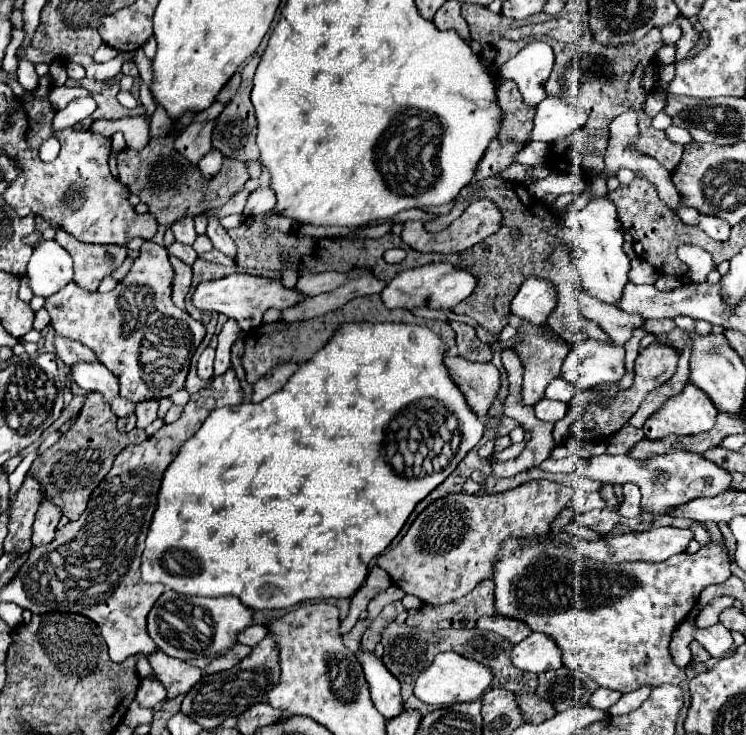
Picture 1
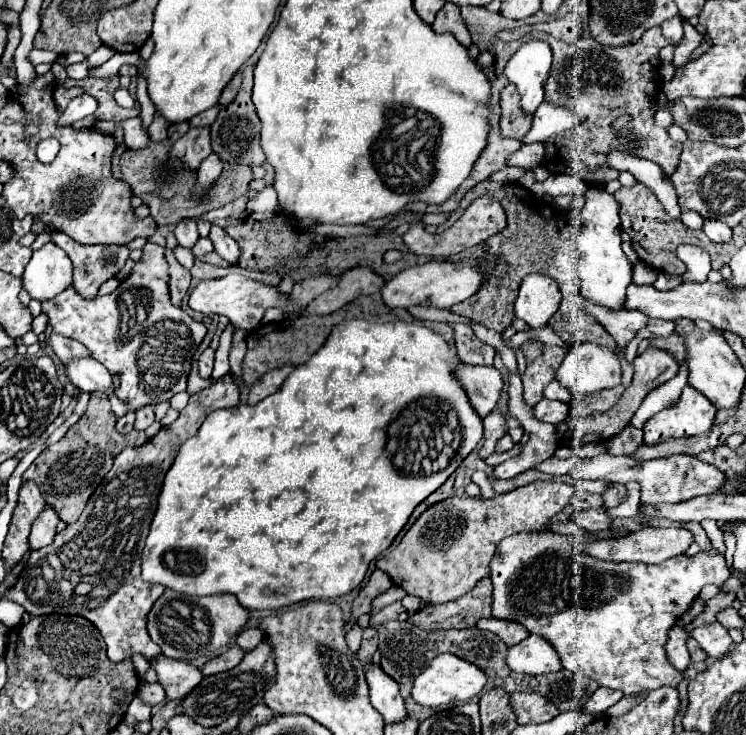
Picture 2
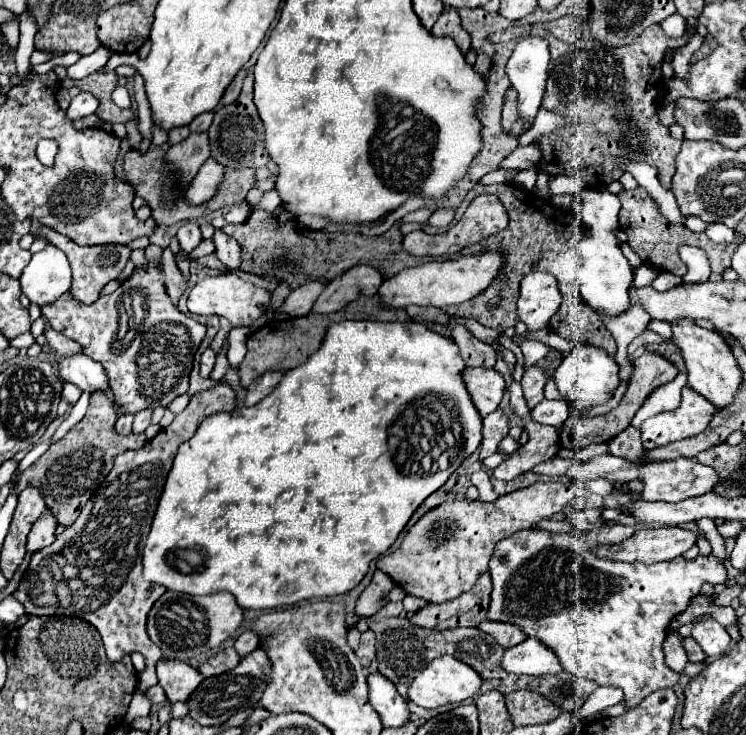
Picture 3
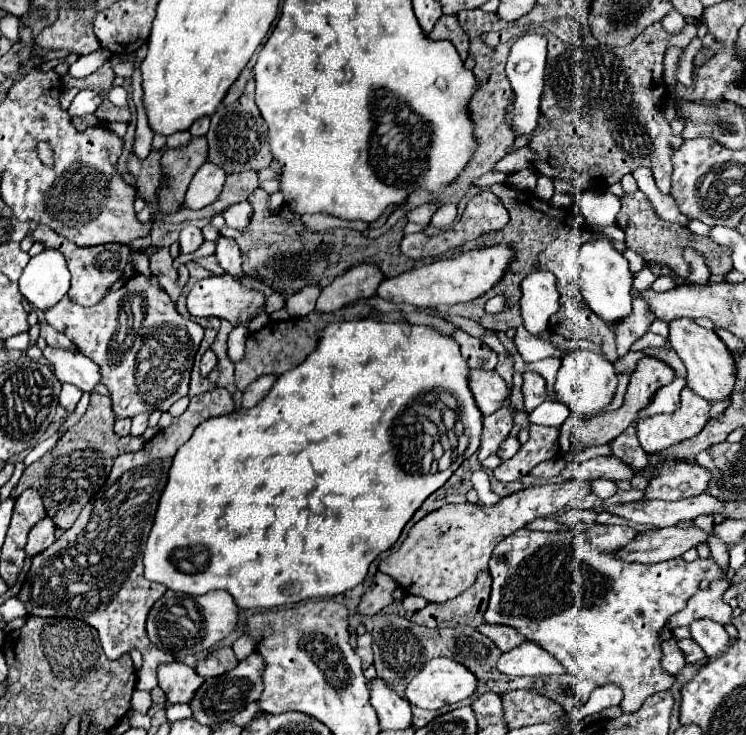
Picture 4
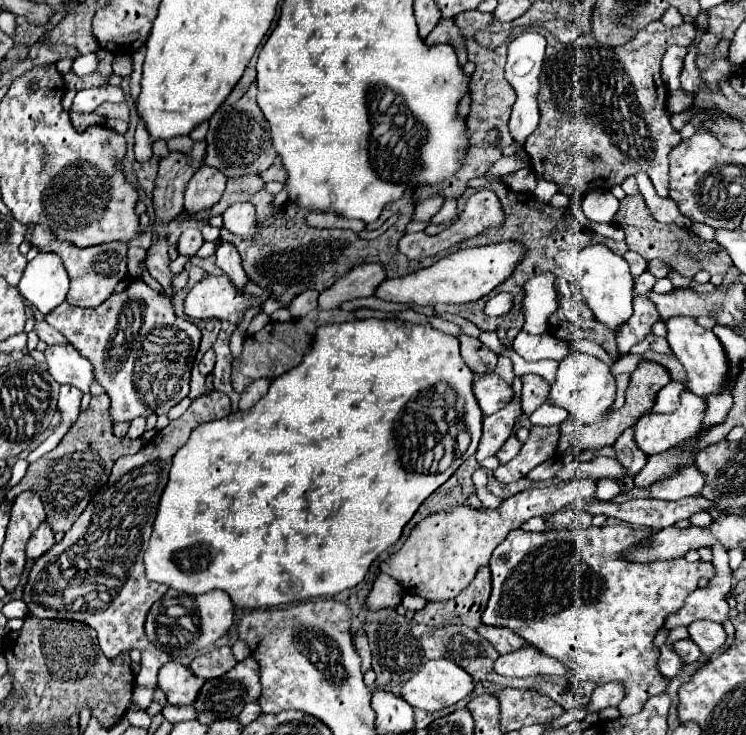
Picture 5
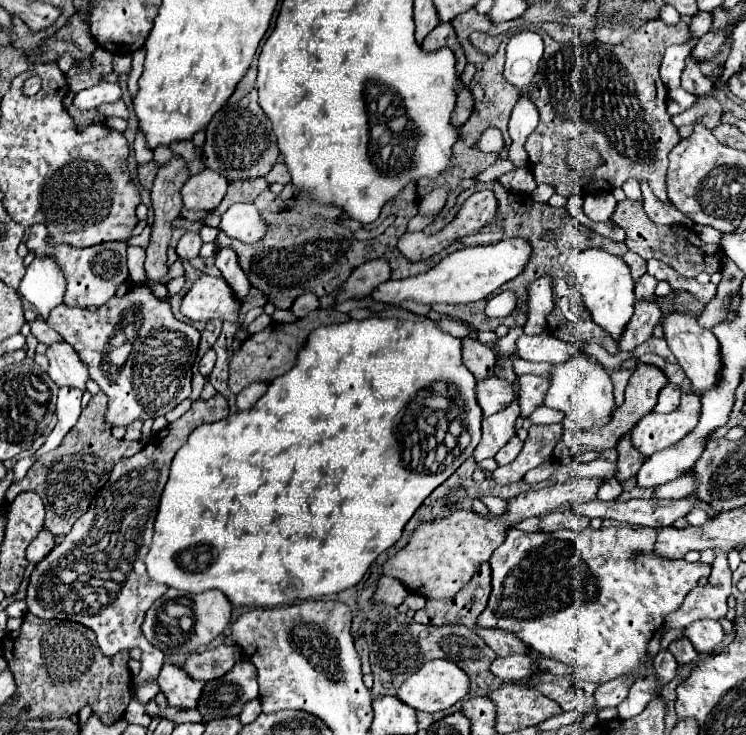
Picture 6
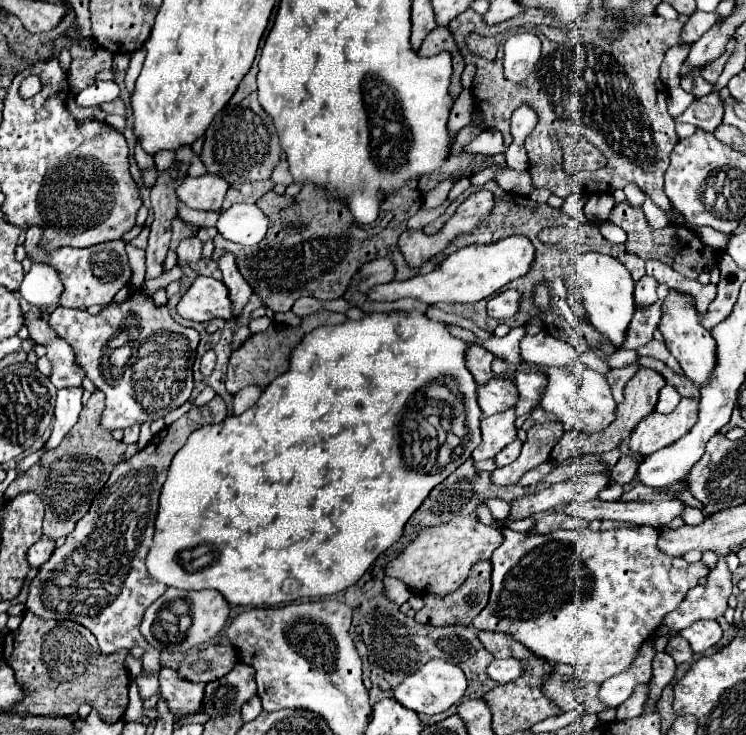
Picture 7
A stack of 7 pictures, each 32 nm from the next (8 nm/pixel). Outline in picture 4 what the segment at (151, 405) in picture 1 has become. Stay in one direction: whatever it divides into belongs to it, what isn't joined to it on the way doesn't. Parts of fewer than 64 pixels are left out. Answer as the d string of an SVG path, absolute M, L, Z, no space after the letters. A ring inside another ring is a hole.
M140 414L140 416L132 418L130 436L140 436L140 434L142 434L146 428L148 428L148 414Z

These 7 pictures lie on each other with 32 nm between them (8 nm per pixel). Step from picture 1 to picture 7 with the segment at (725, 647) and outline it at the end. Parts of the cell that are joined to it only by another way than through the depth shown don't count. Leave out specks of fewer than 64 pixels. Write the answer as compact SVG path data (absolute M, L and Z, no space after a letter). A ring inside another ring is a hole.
M698 620L692 626L684 628L680 632L680 636L688 640L688 644L694 652L704 652L720 642L722 628L716 620Z

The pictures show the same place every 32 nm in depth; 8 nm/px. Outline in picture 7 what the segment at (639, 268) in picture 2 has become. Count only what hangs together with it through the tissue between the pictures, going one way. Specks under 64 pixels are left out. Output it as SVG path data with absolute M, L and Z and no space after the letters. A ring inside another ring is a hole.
M642 276L642 278L636 282L636 292L634 292L634 296L636 296L636 306L640 306L640 308L652 306L652 304L658 300L656 288L658 288L656 278L652 278L652 276Z

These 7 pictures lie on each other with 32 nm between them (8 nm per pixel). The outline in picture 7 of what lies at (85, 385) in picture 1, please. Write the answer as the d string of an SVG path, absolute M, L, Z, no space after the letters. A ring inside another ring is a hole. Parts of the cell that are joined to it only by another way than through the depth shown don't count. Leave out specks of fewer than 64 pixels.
M52 338L46 346L46 358L52 362L52 384L60 388L80 386L84 372L72 362L72 348L62 338Z

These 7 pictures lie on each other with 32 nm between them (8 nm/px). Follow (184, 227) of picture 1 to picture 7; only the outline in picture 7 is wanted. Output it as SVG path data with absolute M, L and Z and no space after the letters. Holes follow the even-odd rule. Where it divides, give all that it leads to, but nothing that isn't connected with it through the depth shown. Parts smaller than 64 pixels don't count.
M186 238L180 242L176 254L180 260L184 260L188 264L198 262L198 260L202 260L202 242L198 238Z

